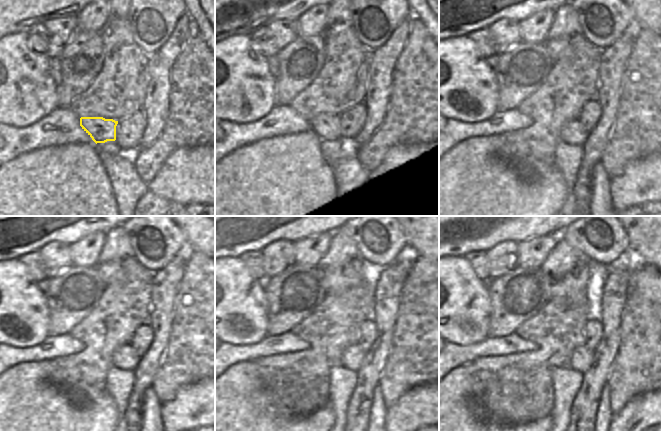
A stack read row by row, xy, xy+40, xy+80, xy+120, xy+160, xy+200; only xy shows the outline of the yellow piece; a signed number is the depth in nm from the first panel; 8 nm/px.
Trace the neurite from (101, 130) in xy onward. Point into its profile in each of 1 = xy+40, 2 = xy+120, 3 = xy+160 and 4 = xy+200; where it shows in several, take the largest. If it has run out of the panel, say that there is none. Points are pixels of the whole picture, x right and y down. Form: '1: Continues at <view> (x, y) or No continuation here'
1: Continues at xy+40 (327, 127)
2: Continues at xy+120 (125, 357)
3: Continues at xy+160 (352, 357)
4: Continues at xy+200 (582, 359).

